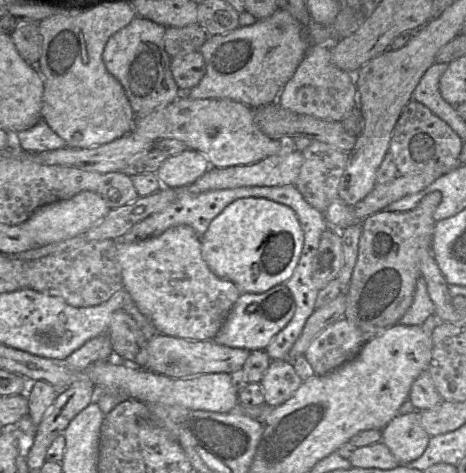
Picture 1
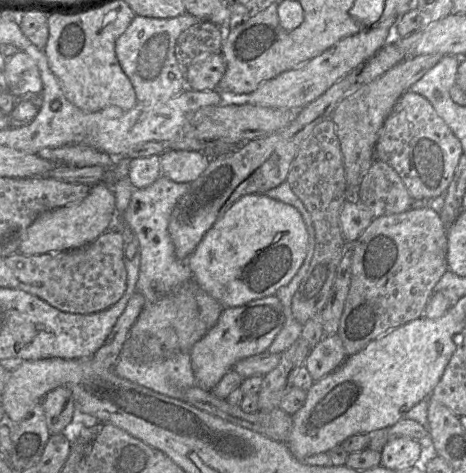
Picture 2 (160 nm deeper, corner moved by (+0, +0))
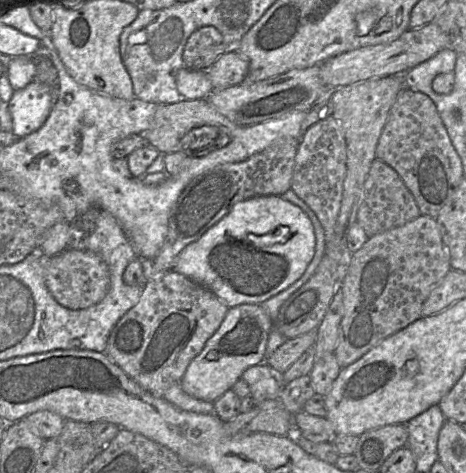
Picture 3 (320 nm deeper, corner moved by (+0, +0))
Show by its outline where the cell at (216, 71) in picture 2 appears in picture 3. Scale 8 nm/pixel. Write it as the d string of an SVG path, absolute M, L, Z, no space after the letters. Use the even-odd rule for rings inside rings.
M236 50L222 54L207 70L214 90L242 84L249 71L248 58Z

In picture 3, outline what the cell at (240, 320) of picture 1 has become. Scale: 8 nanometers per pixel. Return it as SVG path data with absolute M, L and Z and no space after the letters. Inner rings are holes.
M241 304L229 308L219 328L188 365L181 379L182 390L196 399L214 403L232 388L247 368L266 359L272 329L273 319L260 304Z

